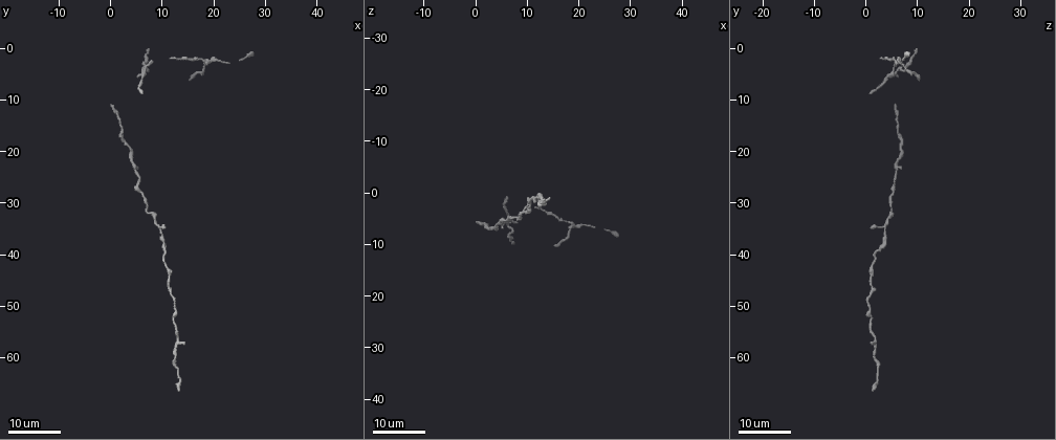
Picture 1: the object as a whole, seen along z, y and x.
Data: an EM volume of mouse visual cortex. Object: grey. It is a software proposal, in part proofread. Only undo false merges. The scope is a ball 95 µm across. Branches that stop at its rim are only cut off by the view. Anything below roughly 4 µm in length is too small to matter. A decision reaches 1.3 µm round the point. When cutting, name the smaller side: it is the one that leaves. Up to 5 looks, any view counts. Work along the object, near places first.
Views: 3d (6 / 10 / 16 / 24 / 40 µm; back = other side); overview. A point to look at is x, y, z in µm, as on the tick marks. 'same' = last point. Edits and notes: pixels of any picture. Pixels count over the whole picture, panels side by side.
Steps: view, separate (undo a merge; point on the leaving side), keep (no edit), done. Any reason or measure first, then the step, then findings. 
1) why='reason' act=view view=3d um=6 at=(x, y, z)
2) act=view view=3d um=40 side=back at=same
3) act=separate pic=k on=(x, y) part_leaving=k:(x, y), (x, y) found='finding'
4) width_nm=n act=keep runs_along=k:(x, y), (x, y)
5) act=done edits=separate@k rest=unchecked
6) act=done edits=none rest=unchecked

why='two arms in line, one across' act=view view=3d um=24 at=(4.0, 23.0, 5.5)

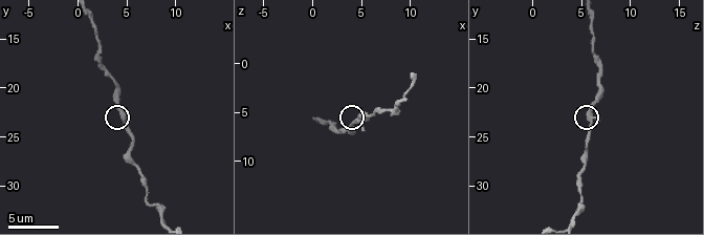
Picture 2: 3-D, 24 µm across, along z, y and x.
act=view view=3d um=6 at=(4.4, 23.0, 5.6)

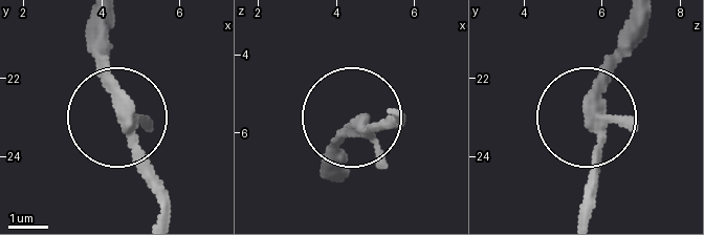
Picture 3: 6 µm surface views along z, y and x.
width_nm=270 act=keep runs_along=3:(599, 113), (589, 116), (592, 211) found='continuous, no second neuron'

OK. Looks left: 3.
why='thin neck' act=view view=3d um=16 at=(12.0, 53.0, 1.0)

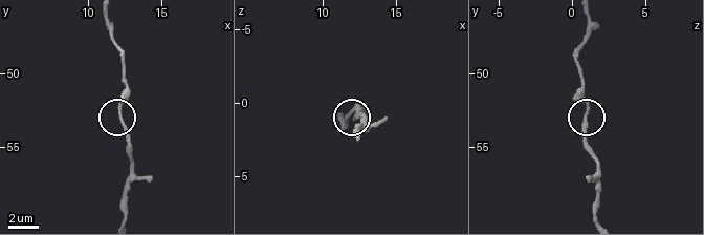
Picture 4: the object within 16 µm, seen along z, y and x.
why='closer look' act=view view=3d um=10 at=(12.2, 52.8, 0.8)

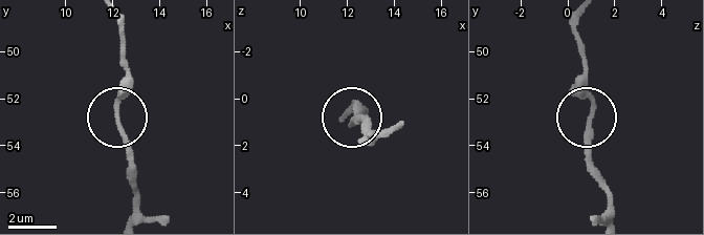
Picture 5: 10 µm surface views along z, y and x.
act=keep runs_along=5:(119, 22), (122, 94), (116, 125), (132, 171) found='all the same neuron'

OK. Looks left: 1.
act=done edits=none rest=unchecked

